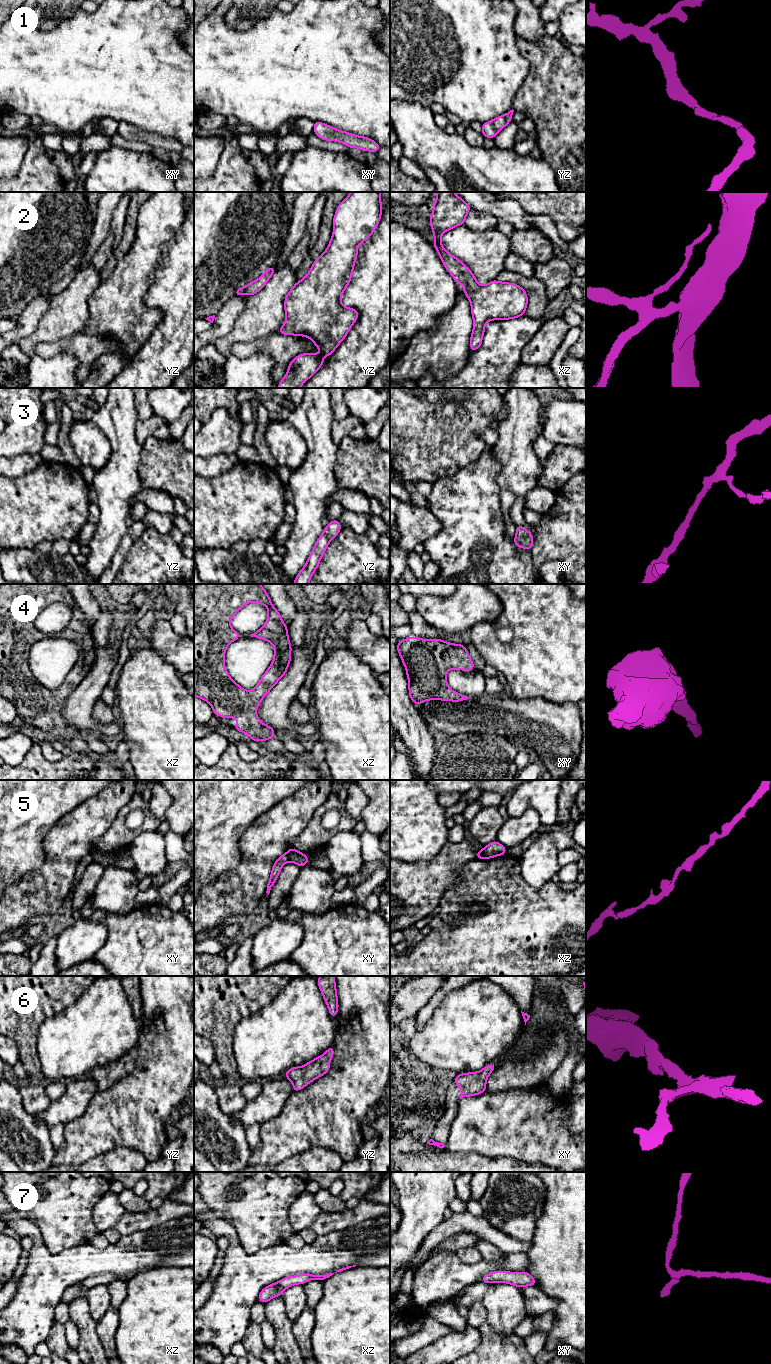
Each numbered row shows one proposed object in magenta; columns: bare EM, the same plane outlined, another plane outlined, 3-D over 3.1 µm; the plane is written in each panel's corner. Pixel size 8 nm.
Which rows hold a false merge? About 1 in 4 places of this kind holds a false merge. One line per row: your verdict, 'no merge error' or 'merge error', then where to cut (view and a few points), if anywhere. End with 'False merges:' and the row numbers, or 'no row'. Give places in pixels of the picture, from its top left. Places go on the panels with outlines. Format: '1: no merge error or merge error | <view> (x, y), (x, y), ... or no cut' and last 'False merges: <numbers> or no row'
1: no merge error | no cut
2: no merge error | no cut
3: no merge error | no cut
4: no merge error | no cut
5: merge error | xy (286, 853), (290, 860)
6: no merge error | no cut
7: no merge error | no cut
False merges: 5

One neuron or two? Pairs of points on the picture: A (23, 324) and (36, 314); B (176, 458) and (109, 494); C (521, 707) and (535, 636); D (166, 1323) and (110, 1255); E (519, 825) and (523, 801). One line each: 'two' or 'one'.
A: one
B: two
C: two
D: two
E: two

